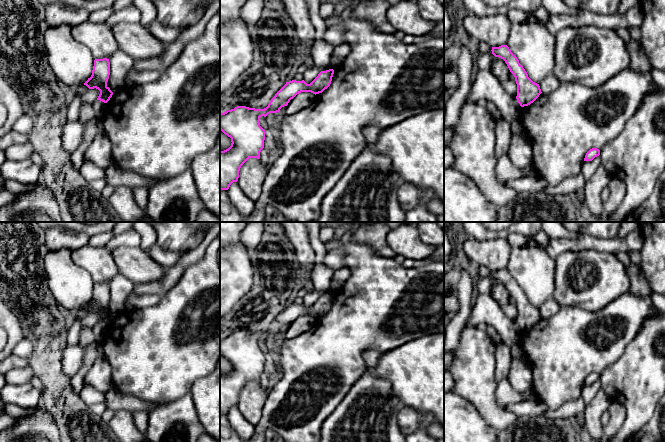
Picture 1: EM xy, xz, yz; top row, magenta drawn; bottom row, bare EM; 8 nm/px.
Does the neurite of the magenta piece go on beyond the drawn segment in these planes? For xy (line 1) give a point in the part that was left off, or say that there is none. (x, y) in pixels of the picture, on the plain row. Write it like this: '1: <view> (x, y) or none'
1: none

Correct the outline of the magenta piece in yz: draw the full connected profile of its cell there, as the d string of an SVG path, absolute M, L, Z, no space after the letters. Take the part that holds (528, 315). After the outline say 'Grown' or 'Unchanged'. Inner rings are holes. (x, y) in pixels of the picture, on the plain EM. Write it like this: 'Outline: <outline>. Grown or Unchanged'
Outline: M507 269L492 271L492 278L505 285L510 296L514 299L517 308L516 323L521 331L533 327L542 317L539 308L533 306L517 281L511 276Z. Unchanged

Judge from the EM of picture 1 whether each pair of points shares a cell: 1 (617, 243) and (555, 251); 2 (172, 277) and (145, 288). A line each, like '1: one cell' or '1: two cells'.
1: one cell
2: one cell

